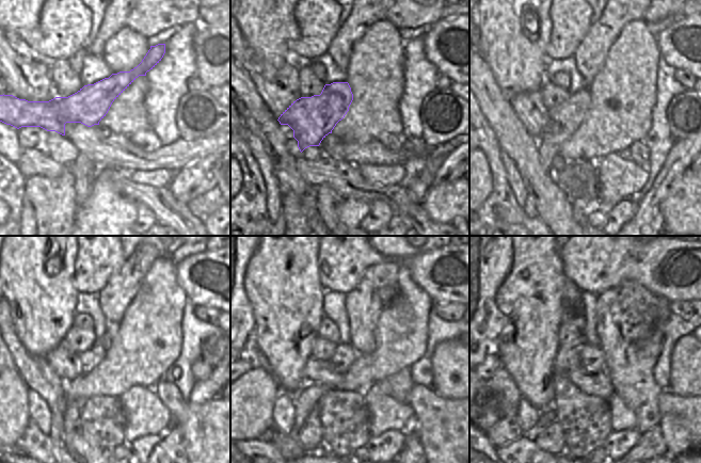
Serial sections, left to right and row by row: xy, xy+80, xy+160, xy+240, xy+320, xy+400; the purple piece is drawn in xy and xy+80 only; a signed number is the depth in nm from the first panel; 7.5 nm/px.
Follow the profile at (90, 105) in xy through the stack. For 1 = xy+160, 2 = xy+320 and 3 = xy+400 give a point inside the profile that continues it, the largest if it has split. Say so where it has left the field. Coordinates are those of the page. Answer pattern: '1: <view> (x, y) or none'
1: xy+160 (564, 120)
2: xy+320 (309, 435)
3: xy+400 (552, 440)

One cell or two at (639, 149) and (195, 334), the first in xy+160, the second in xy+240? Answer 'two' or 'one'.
two

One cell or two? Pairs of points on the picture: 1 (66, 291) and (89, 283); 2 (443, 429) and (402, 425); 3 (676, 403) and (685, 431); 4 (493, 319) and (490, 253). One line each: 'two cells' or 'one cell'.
1: two cells
2: two cells
3: one cell
4: one cell

